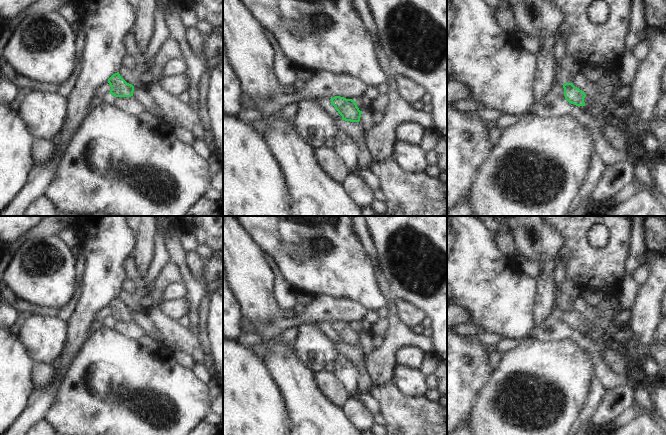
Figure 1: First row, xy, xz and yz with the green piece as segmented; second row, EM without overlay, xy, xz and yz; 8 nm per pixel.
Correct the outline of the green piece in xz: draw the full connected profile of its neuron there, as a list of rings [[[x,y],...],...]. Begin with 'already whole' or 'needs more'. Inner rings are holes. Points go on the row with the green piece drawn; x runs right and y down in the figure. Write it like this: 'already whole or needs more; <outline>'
already whole; [[[335,96],[330,99],[331,104],[335,107],[338,113],[342,116],[342,120],[350,122],[359,122],[362,111],[357,107],[356,101],[346,99],[344,97]]]

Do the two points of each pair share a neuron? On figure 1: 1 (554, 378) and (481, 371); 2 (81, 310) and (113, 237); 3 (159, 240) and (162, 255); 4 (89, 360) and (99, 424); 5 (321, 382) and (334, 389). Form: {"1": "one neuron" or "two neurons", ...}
{"1": "two neurons", "2": "one neuron", "3": "one neuron", "4": "one neuron", "5": "one neuron"}

